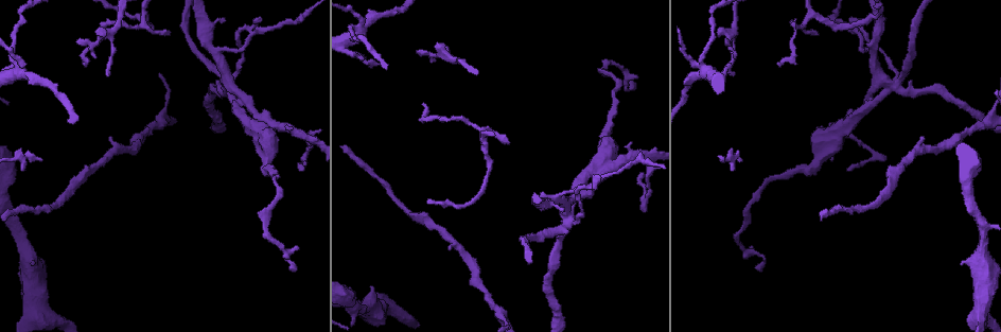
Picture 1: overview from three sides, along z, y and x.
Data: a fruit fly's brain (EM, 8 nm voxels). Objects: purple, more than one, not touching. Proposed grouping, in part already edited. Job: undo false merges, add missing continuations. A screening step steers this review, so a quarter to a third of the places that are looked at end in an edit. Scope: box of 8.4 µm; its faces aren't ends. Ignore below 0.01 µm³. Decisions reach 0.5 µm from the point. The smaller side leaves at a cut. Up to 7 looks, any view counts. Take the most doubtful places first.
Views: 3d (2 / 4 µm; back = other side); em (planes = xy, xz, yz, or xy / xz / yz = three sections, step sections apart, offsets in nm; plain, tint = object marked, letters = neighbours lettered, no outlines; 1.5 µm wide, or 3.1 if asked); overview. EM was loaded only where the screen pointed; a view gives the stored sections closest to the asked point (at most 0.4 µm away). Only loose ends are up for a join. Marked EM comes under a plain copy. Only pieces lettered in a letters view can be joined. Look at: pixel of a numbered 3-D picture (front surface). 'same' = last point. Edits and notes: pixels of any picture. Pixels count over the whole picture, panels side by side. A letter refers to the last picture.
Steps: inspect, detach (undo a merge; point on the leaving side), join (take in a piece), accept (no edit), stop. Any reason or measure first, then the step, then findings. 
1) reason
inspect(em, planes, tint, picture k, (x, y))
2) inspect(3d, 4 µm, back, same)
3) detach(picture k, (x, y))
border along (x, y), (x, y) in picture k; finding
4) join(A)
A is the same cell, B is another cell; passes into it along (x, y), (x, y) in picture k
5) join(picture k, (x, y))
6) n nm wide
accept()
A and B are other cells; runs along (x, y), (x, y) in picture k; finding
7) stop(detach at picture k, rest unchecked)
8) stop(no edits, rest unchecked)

free end
inspect(em, xy, step 4, letters, picture 1, (361, 60))

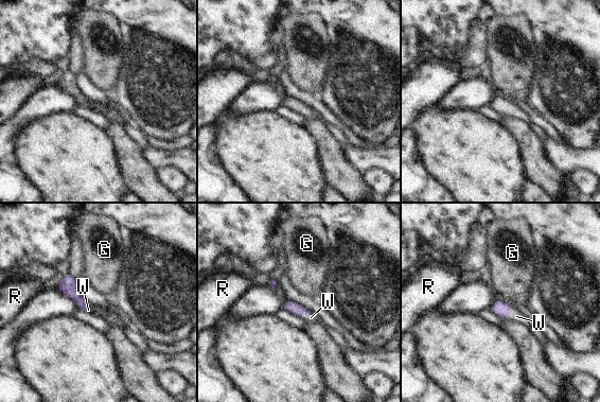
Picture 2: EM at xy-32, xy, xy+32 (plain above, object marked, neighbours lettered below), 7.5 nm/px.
join(W)
W is the same cell, G and R are other cells; passes into it along (500, 308), (500, 315), (516, 316) in picture 2; it goes on there

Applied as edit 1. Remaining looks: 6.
stops while still wide
inspect(3d, 2 µm, back, picture 1, (960, 264))

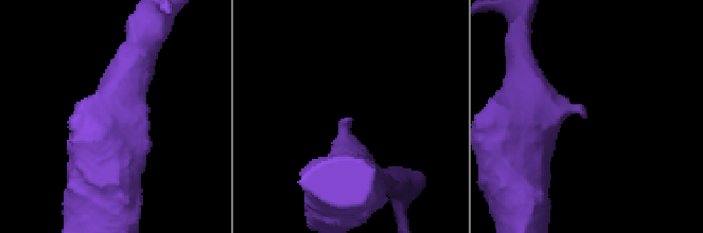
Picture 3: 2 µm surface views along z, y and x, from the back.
shape alone is not enough
inspect(em, yz, step 4, tint, picture 3, (351, 118))

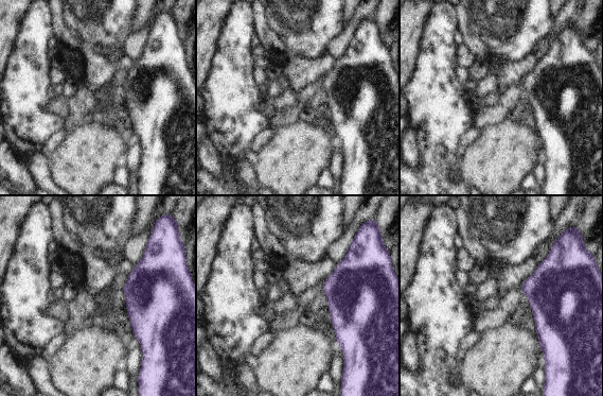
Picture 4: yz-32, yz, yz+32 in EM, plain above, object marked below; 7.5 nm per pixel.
inspect(em, planes, letters, same)

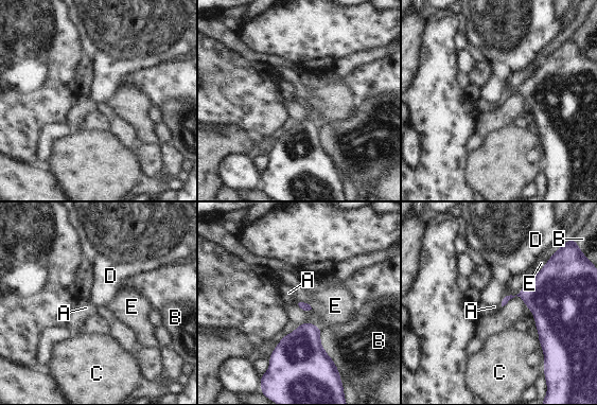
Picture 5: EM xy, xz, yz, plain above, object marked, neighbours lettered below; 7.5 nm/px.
accept()
A, B, C, D and E are other cells; border along (299, 301), (309, 304) in picture 5; no lettered piece goes on from it

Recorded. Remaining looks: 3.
thin end
inspect(3d, 4 µm, back, picture 1, (433, 61))

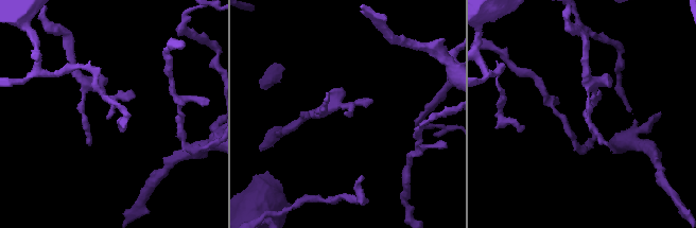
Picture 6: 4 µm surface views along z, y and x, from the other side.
now the EM
inspect(em, planes, letters, picture 6, (345, 114))

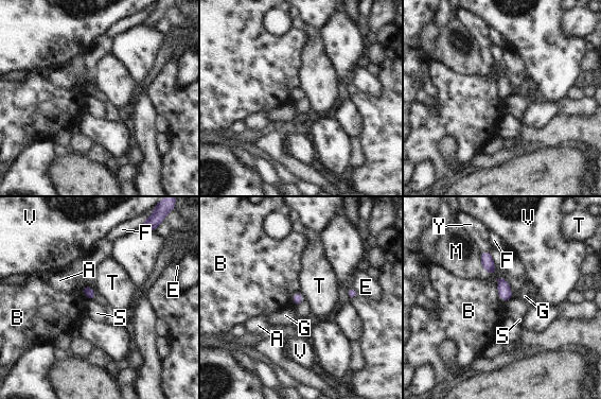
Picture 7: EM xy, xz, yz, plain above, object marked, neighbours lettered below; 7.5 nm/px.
accept()
A, B, E, F, G, M, S, T, V and Y are other cells; border along (502, 277), (498, 280), (497, 285) in picture 7; no lettered piece goes on from it

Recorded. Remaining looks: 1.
stop(join at picture 2, rest unchecked)

